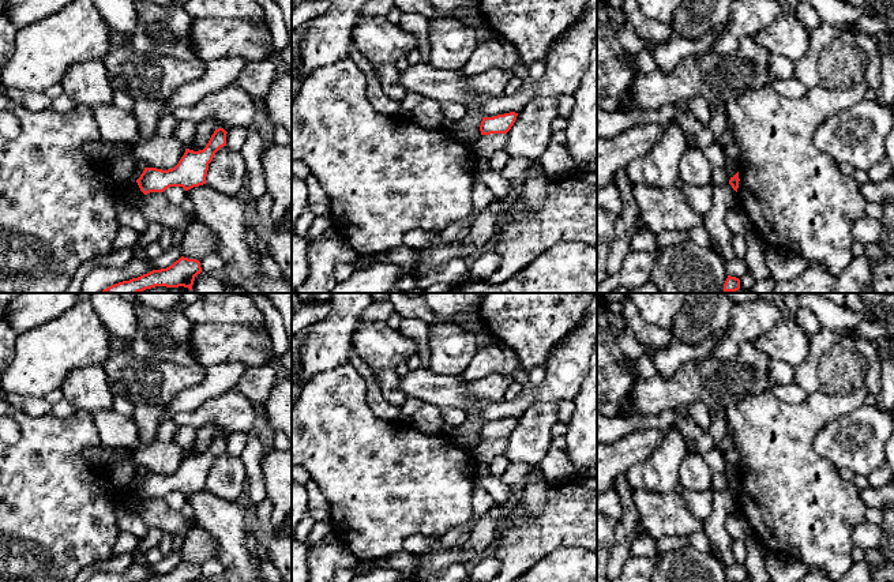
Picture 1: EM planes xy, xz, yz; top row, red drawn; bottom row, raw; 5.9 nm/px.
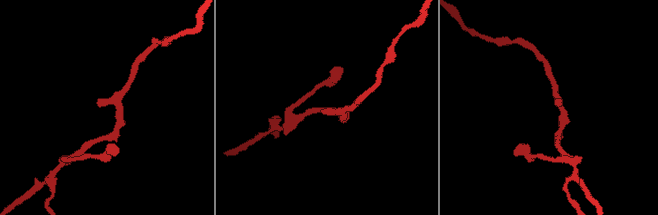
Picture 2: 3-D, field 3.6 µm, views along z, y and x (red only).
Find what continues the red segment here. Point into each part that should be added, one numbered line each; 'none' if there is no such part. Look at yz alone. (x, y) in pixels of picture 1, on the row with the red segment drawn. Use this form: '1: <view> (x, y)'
none

